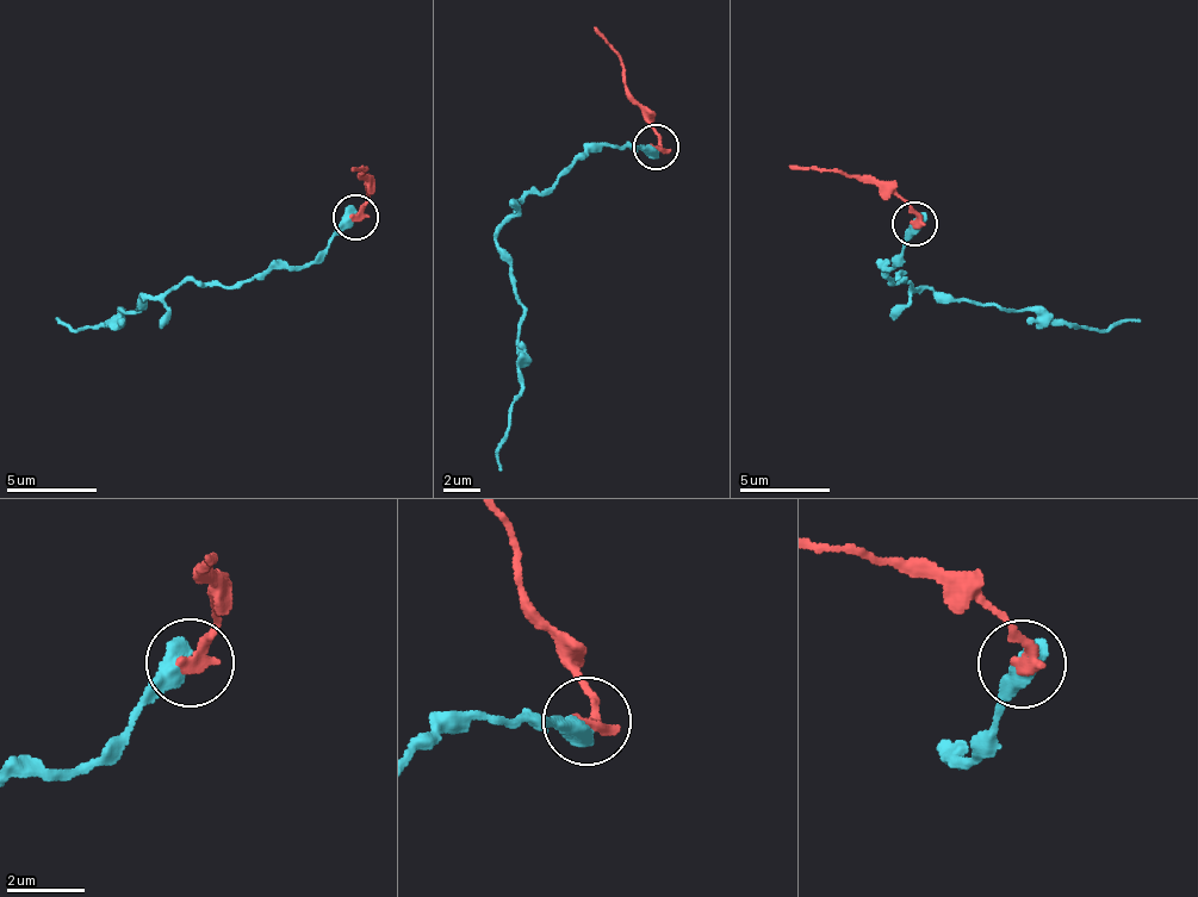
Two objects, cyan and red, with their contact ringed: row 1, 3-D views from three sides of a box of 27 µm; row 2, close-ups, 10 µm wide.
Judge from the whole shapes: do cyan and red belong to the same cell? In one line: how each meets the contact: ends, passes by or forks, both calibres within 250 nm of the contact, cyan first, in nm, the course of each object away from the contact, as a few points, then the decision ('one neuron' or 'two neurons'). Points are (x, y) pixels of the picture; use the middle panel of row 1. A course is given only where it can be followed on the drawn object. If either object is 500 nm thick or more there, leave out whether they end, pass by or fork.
600/320 nm | cyan via (657, 150), (584, 147), (501, 228), (496, 245), (526, 310), (502, 469) | red via (657, 145), (658, 130), (652, 112), (624, 85), (621, 57), (595, 25) | two neurons

